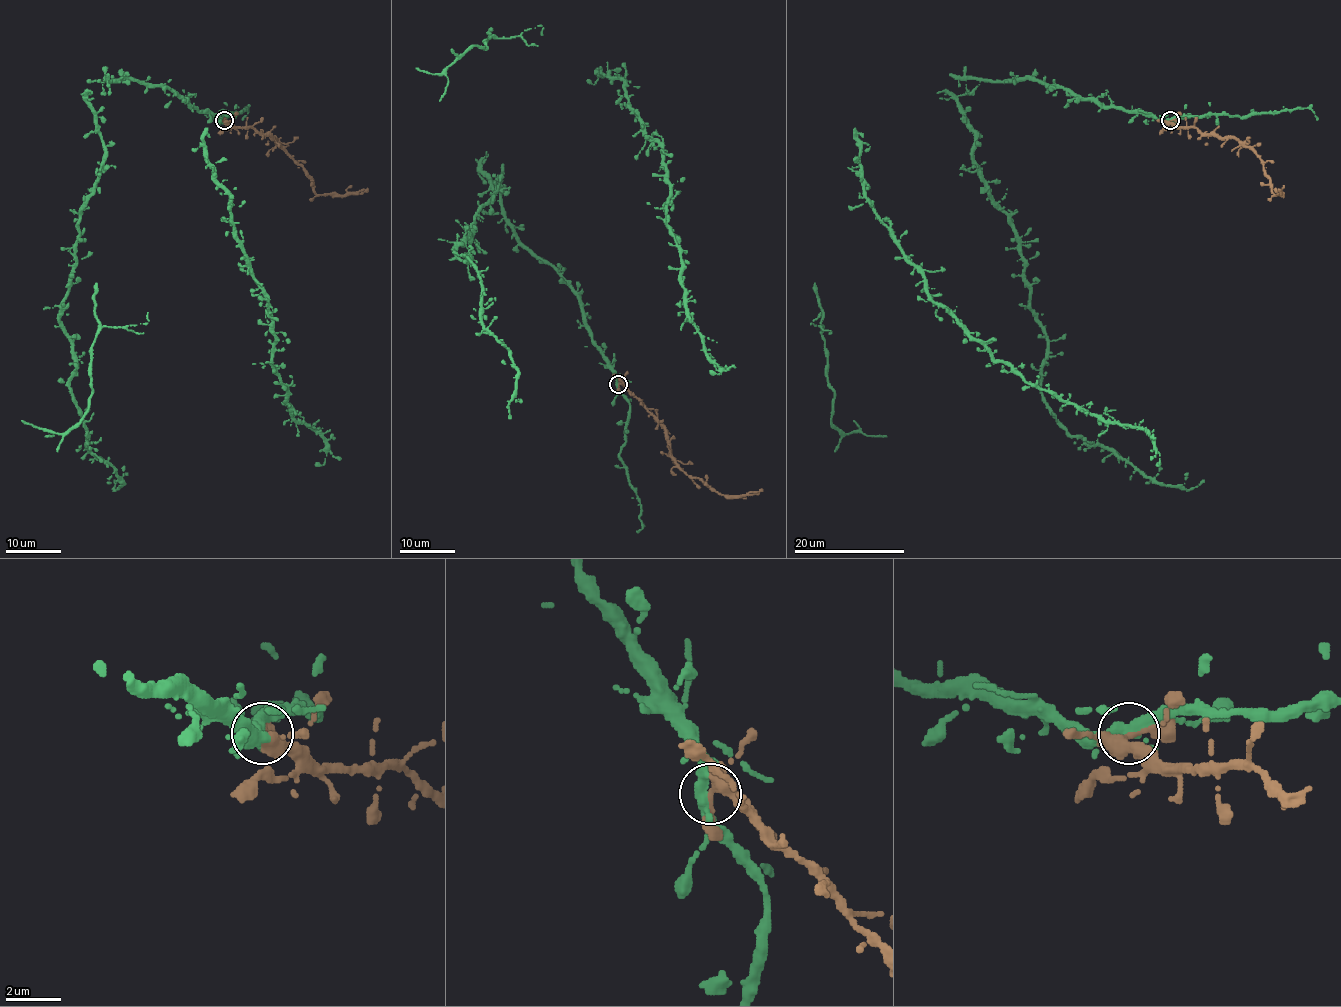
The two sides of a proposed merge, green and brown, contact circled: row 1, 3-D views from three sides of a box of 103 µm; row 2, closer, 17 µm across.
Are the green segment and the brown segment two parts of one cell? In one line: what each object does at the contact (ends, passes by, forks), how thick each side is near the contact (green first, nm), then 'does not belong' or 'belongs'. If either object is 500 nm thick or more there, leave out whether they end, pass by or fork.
green forks; brown forks; calibres 320 and 280 nm; belongs

